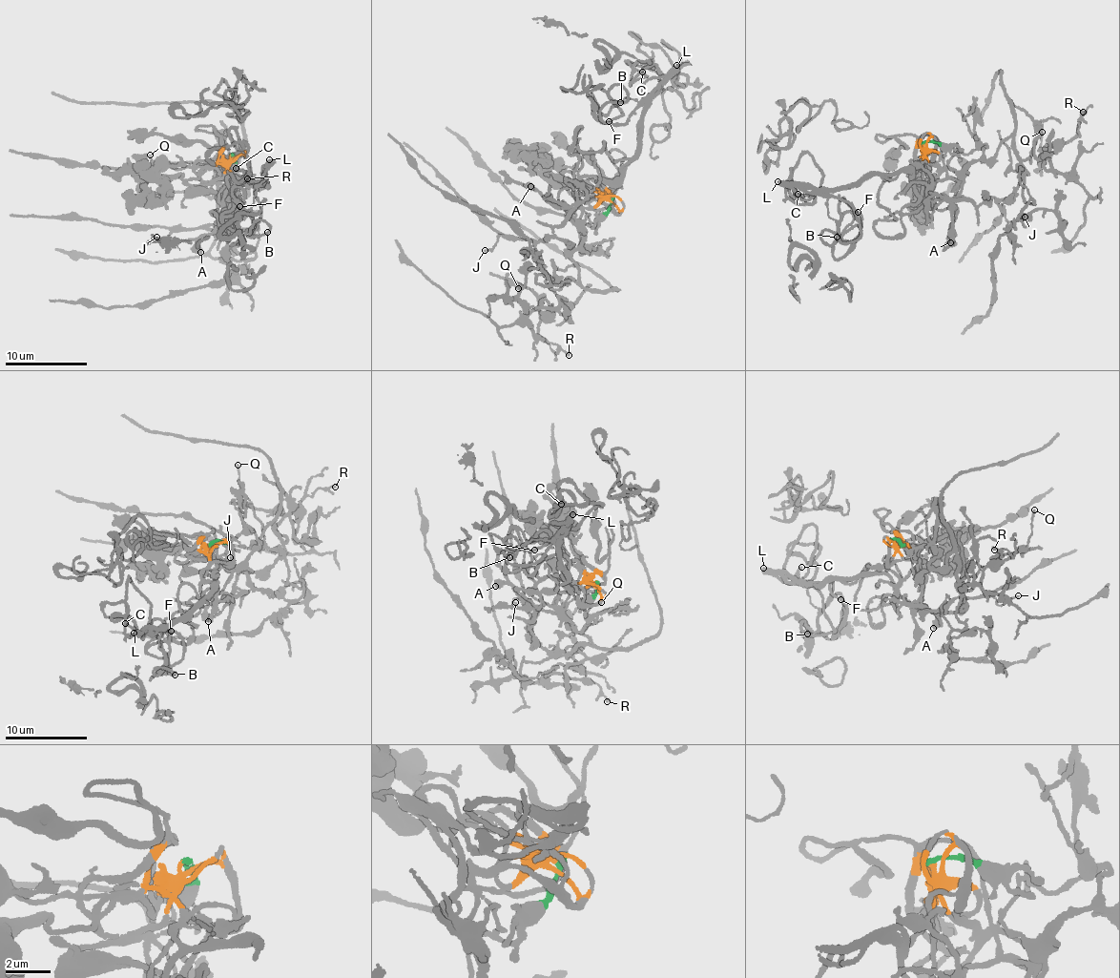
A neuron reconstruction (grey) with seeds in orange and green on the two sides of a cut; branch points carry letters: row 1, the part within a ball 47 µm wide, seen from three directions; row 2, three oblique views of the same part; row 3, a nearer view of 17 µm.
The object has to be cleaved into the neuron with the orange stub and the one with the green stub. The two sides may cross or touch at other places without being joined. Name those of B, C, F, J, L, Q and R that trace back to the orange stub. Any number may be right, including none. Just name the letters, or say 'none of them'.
B, C, F, L

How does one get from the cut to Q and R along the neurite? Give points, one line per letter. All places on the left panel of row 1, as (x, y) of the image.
Q: (232, 155), (228, 219), (225, 196), (166, 191), (149, 156)
R: (232, 155), (229, 220), (213, 191), (247, 177)

